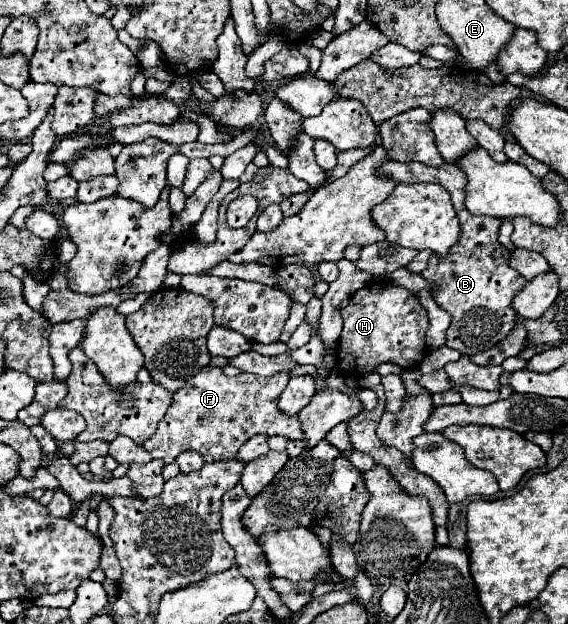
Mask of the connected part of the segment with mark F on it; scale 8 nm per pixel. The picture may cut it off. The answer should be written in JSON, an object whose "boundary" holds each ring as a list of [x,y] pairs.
{"boundary":[[[202,368],[192,376],[180,392],[174,394],[166,416],[160,420],[156,434],[144,442],[144,448],[152,458],[160,458],[166,464],[174,462],[184,450],[196,450],[210,460],[230,460],[238,454],[240,446],[256,434],[280,434],[290,440],[306,440],[298,416],[288,416],[278,408],[278,398],[288,384],[288,374],[276,374],[270,378],[240,374],[236,378],[224,376],[222,368]]]}

